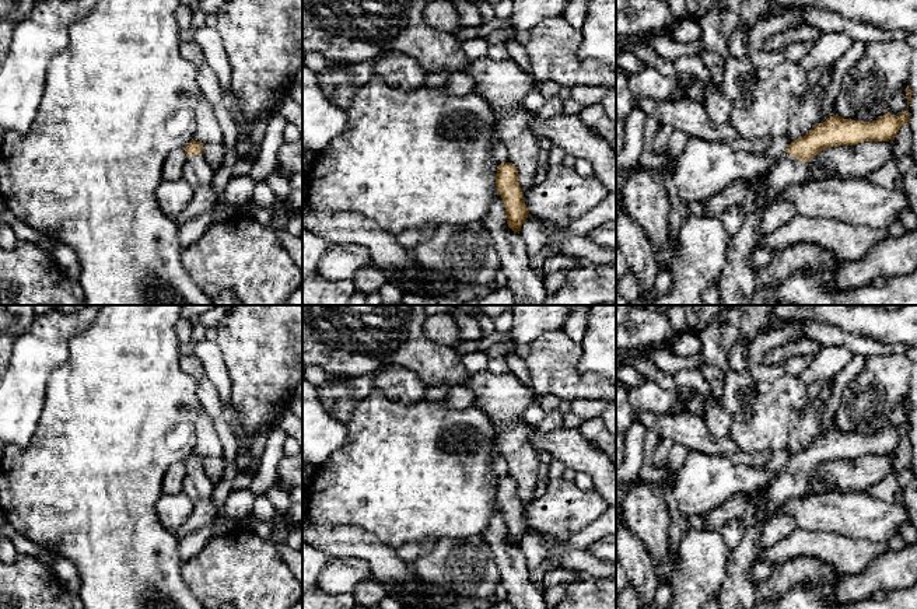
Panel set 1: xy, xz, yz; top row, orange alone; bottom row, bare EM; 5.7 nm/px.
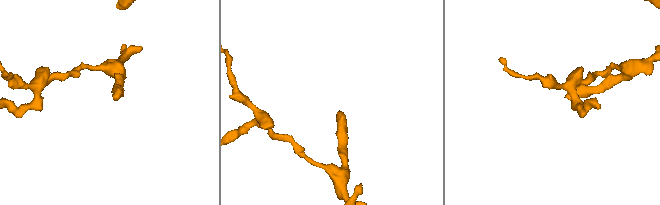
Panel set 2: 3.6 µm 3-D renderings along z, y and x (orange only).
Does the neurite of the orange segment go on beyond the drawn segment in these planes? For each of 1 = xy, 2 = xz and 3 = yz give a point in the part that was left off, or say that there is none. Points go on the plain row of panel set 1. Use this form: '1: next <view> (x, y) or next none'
1: next xy (196, 485)
2: next none
3: next yz (738, 591)

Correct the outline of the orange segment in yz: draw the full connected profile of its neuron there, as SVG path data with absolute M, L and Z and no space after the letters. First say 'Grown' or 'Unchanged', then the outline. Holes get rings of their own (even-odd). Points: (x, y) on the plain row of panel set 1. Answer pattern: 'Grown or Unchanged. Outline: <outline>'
Grown. Outline: M909 399L906 412L907 421L900 430L888 426L876 434L862 435L833 428L804 451L794 454L787 465L776 472L774 480L764 491L767 508L756 511L755 524L745 529L741 543L727 554L727 573L717 595L720 609L755 609L757 591L750 580L750 571L756 556L762 552L759 545L762 525L776 514L776 508L791 498L806 494L808 475L822 463L864 455L895 454L900 441L909 438L911 412Z

